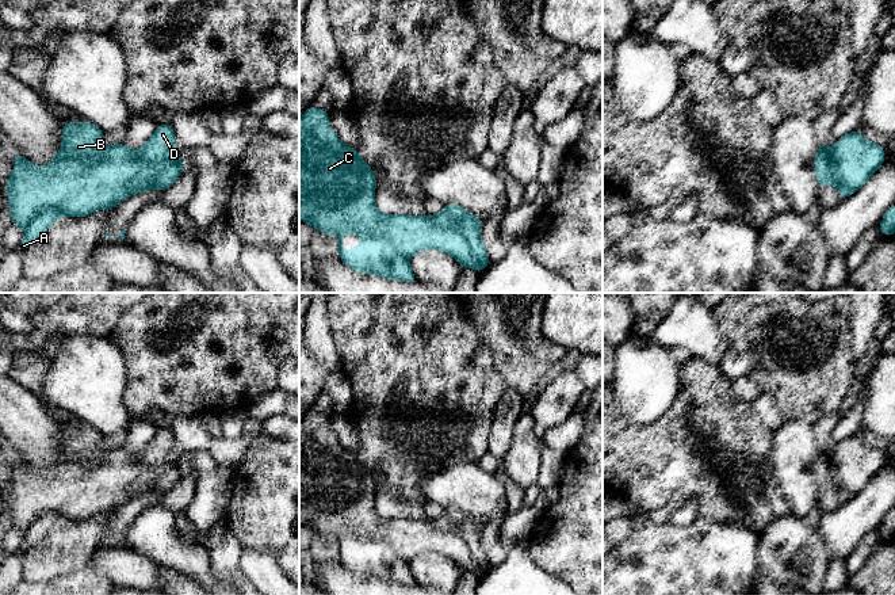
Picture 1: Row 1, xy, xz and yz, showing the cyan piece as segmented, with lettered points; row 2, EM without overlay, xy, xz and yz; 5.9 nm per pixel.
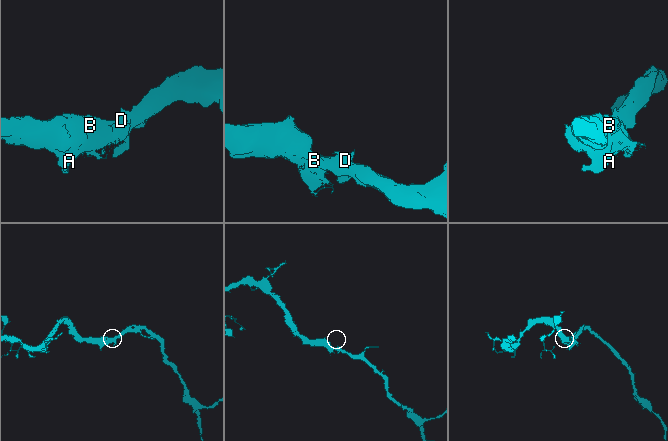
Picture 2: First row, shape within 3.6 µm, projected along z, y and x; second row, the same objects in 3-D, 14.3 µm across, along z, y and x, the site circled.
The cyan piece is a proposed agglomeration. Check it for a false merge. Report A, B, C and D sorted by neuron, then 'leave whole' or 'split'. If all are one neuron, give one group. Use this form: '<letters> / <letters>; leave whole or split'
A / B C D; split

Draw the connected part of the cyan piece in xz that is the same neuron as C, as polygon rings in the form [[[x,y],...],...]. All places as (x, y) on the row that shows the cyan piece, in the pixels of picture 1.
[[[310,106],[299,118],[299,218],[326,234],[355,230],[390,240],[409,258],[424,249],[450,253],[463,268],[477,267],[466,237],[458,226],[440,226],[427,216],[386,216],[375,206],[375,173],[355,148],[343,144],[328,125],[328,110]]]

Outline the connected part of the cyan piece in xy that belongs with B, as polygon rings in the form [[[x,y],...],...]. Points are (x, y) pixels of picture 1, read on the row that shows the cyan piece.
[[[88,121],[65,122],[62,127],[62,164],[39,171],[23,156],[15,155],[15,168],[5,182],[12,224],[27,225],[42,211],[60,209],[72,217],[84,217],[110,205],[125,201],[134,188],[138,176],[153,178],[162,163],[175,155],[176,136],[171,125],[158,125],[154,134],[138,149],[129,149],[125,142],[103,146],[104,131]]]

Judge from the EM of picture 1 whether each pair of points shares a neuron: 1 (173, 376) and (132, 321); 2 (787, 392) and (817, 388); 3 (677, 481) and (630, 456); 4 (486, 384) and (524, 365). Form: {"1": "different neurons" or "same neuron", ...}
{"1": "same neuron", "2": "same neuron", "3": "same neuron", "4": "different neurons"}

